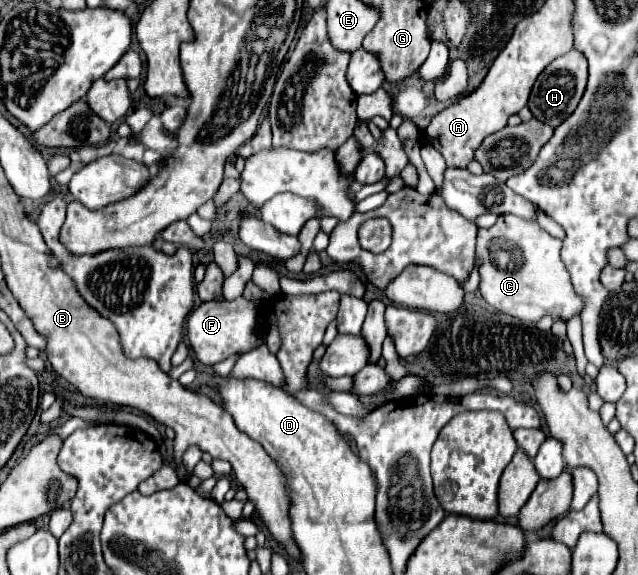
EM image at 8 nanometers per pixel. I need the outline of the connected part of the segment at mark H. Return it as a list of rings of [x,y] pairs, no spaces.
[[[576,49],[554,59],[550,63],[550,67],[546,67],[538,75],[538,79],[532,87],[532,93],[528,99],[528,107],[530,107],[532,115],[550,127],[558,127],[558,123],[564,123],[578,107],[578,103],[584,95],[584,89],[586,89],[586,79],[588,79],[588,65],[586,65],[584,55],[578,53]]]

